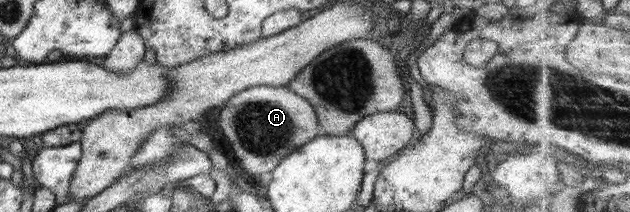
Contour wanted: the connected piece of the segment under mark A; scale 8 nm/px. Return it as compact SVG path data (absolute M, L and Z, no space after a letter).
M287 86L245 88L226 100L221 108L217 120L221 134L229 142L241 168L255 176L271 172L289 152L295 152L299 146L322 133L313 107Z

